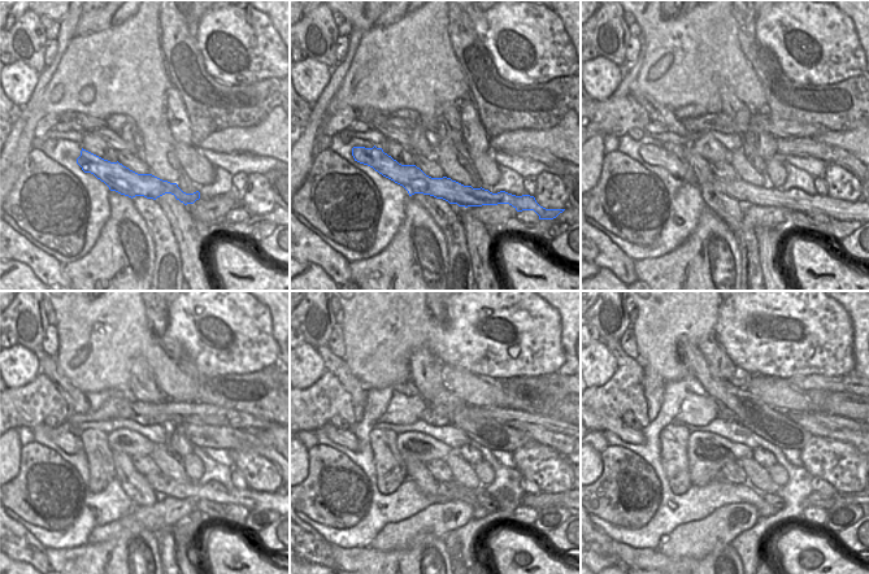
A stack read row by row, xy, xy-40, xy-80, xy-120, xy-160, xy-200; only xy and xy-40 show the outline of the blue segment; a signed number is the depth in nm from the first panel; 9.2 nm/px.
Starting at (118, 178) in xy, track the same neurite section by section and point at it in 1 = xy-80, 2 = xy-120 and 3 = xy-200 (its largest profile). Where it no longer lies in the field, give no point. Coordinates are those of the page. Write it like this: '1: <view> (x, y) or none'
1: xy-80 (744, 192)
2: xy-120 (213, 491)
3: xy-200 (616, 425)

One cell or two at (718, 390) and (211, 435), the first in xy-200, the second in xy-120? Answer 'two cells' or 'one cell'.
one cell

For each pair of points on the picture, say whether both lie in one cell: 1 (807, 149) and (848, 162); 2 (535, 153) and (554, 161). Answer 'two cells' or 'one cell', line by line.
1: one cell
2: one cell

